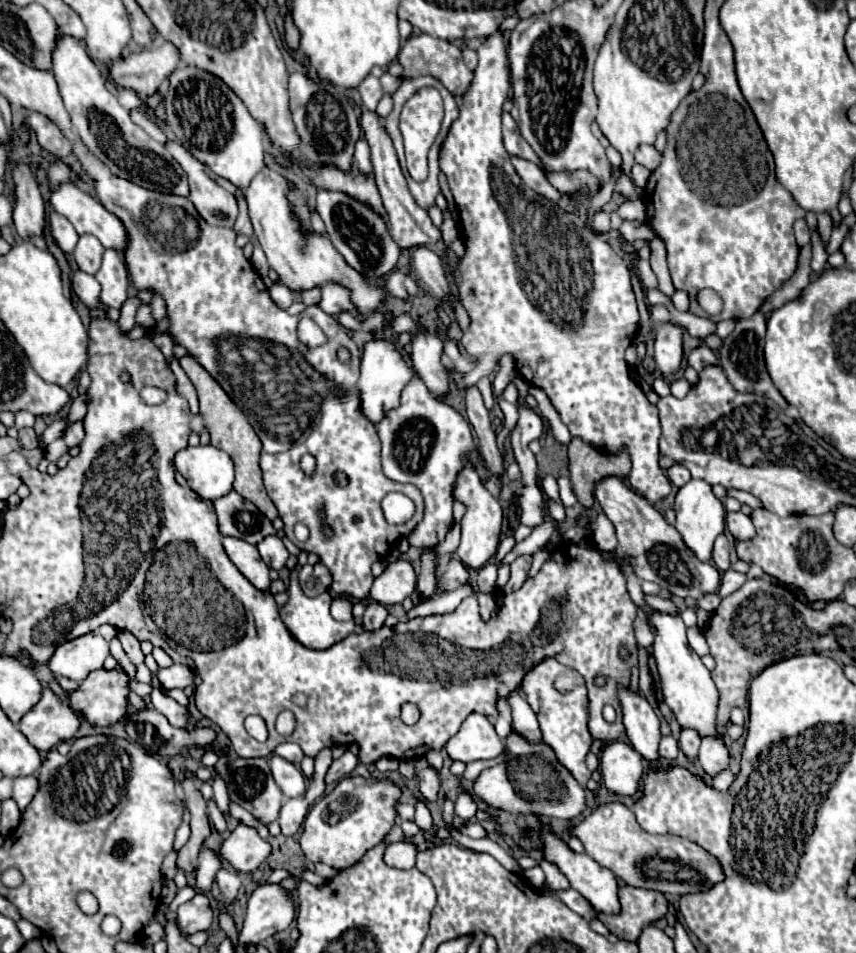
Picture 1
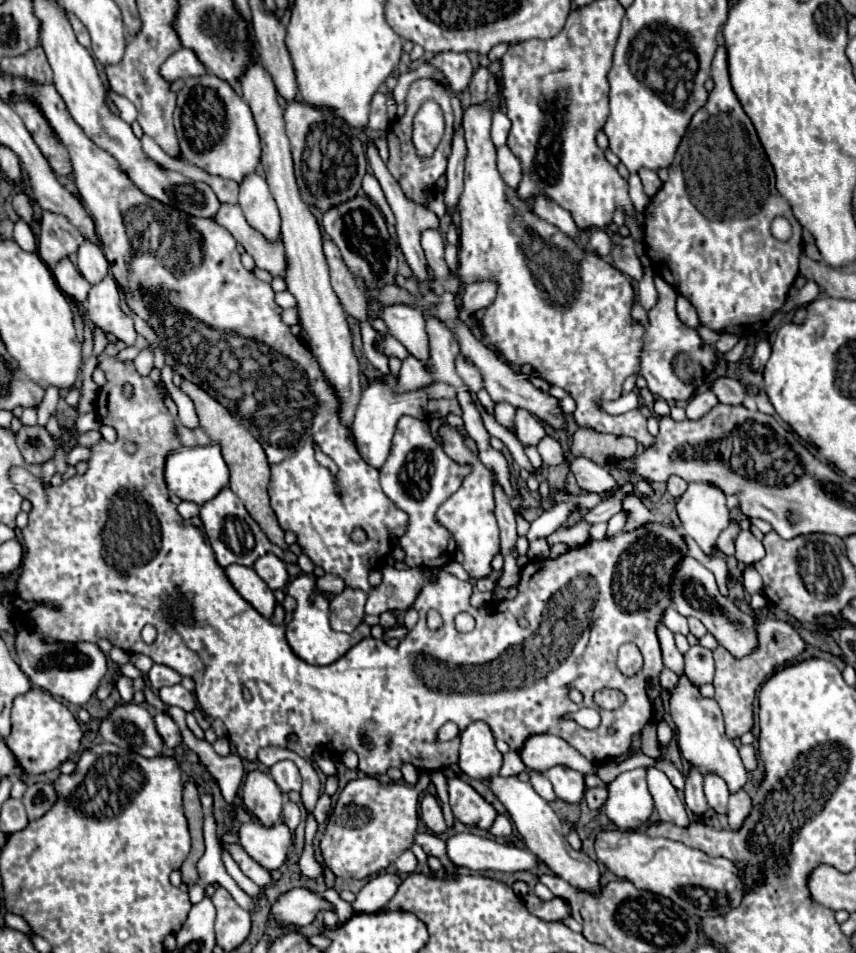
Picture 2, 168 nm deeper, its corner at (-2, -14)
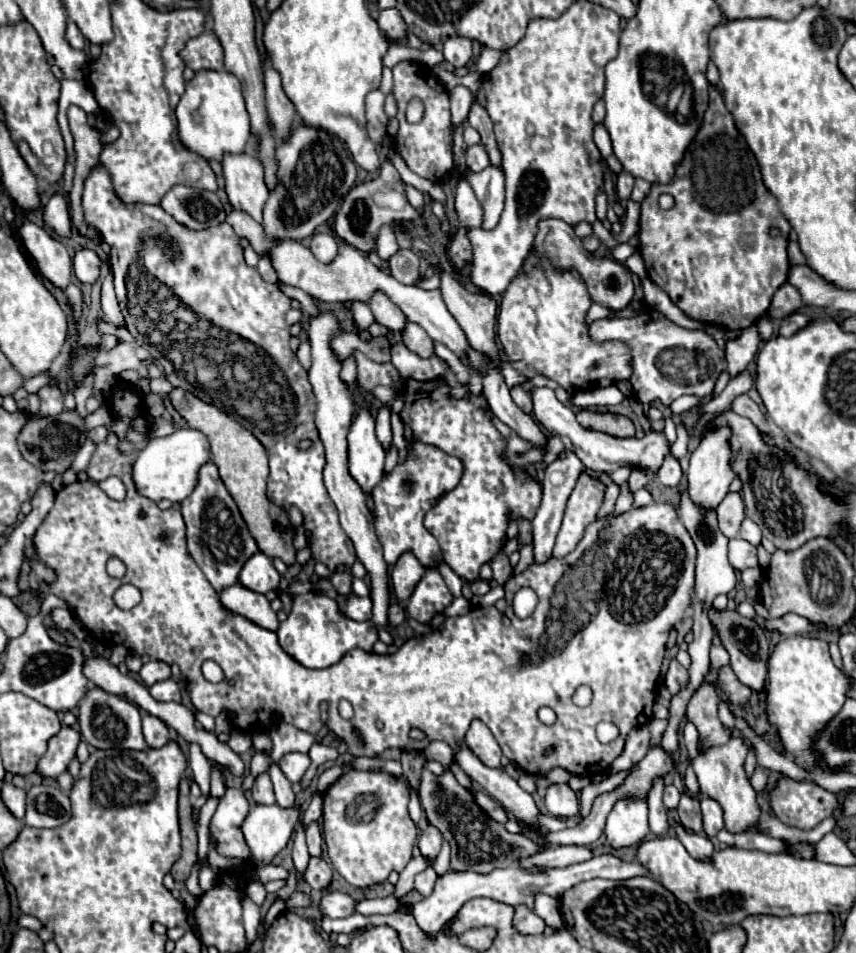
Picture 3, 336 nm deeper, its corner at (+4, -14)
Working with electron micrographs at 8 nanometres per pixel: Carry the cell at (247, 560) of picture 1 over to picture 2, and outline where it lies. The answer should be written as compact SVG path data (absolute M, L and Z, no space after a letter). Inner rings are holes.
M230 564L226 568L226 576L232 582L232 586L238 590L238 594L250 602L262 616L270 618L276 606L276 598L272 590L256 576L254 568L244 568L242 564Z

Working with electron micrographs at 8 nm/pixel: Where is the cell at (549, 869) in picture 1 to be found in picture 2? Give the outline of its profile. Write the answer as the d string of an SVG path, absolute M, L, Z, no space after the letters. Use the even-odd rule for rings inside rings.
M530 892L524 896L524 904L534 916L538 916L542 920L564 920L566 916L570 916L570 906L564 898L552 898L552 900L544 902L536 894Z

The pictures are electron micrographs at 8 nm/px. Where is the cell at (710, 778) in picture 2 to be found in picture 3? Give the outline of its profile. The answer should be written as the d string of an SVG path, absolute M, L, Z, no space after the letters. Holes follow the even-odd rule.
M700 794L700 804L702 804L702 828L704 834L714 838L722 828L724 828L724 820L722 820L722 808L718 806L718 802L710 800L708 796Z

